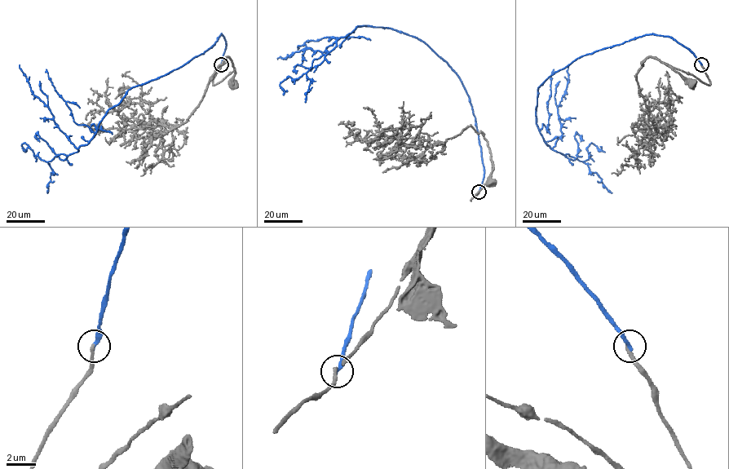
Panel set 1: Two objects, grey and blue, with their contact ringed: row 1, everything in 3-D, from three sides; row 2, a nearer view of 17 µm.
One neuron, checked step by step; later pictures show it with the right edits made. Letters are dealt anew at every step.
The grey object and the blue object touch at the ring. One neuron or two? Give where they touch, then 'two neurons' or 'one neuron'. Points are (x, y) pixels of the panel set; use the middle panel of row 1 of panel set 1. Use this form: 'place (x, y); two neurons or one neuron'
place (479, 192); two neurons

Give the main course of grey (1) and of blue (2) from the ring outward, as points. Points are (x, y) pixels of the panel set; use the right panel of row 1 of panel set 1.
1: (701, 64), (709, 85), (693, 75), (673, 68), (688, 83), (692, 84)
2: (701, 64), (653, 34), (576, 59), (538, 87), (536, 121), (551, 148), (569, 64)

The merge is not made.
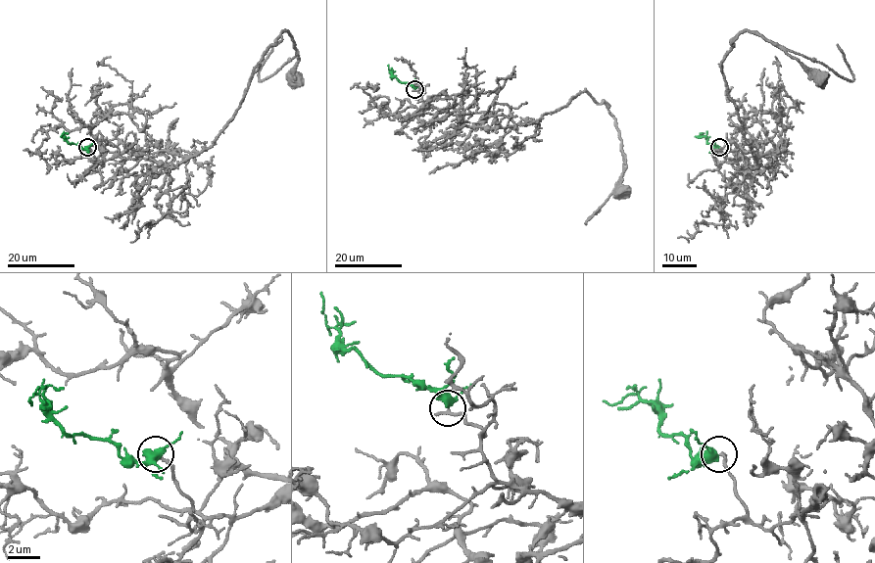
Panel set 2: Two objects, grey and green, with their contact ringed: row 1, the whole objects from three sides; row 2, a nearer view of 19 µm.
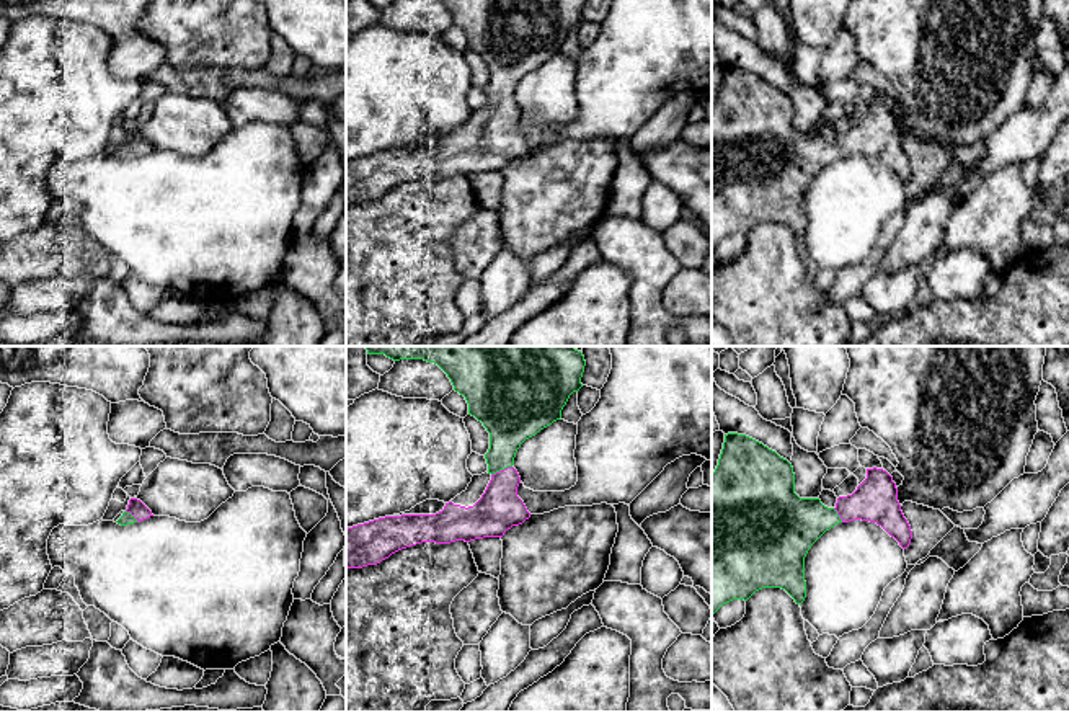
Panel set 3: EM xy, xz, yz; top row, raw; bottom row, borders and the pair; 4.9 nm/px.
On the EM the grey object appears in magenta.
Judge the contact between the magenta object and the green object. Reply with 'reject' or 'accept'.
accept

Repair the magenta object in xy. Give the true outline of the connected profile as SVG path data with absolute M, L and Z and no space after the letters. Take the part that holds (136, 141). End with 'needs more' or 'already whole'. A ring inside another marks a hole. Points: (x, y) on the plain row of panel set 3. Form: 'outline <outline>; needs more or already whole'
outline M131 132L127 144L116 155L121 160L134 158L153 150L152 145L137 132Z; needs more

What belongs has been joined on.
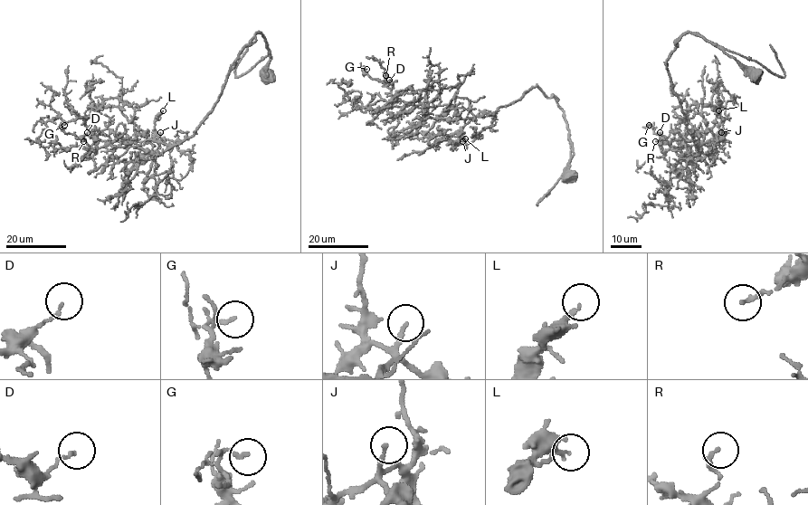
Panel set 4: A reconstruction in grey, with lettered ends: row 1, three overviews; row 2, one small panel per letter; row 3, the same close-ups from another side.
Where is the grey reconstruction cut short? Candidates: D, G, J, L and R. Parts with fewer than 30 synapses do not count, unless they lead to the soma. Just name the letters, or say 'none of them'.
J, L

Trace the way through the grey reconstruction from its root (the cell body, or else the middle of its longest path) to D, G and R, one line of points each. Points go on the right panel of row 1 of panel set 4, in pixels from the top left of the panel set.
D: (755, 75), (701, 37), (681, 35), (667, 68), (698, 154), (697, 144), (685, 138), (673, 151), (660, 132)
G: (755, 75), (687, 33), (677, 40), (667, 68), (698, 154), (697, 144), (685, 138), (673, 151), (649, 125)
R: (755, 75), (701, 37), (681, 35), (667, 68), (699, 153), (685, 138), (673, 151), (665, 137), (655, 141)

